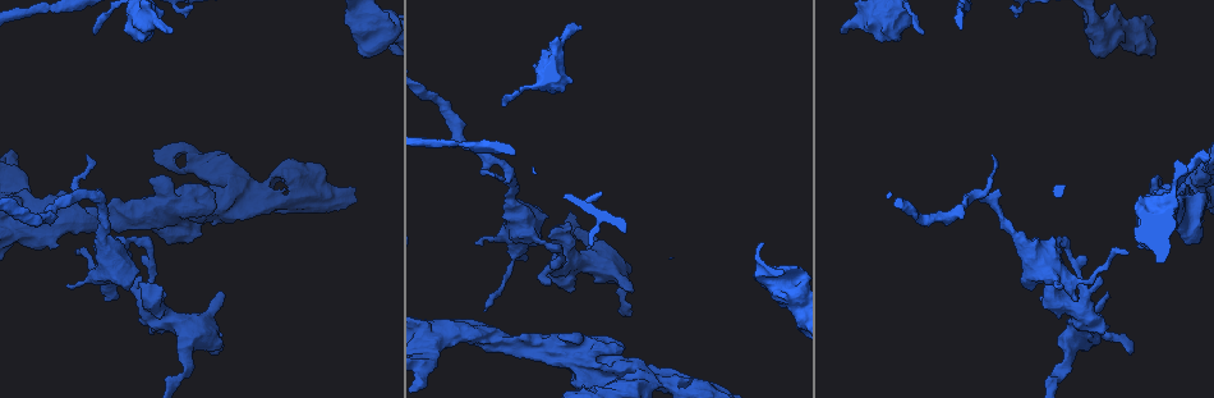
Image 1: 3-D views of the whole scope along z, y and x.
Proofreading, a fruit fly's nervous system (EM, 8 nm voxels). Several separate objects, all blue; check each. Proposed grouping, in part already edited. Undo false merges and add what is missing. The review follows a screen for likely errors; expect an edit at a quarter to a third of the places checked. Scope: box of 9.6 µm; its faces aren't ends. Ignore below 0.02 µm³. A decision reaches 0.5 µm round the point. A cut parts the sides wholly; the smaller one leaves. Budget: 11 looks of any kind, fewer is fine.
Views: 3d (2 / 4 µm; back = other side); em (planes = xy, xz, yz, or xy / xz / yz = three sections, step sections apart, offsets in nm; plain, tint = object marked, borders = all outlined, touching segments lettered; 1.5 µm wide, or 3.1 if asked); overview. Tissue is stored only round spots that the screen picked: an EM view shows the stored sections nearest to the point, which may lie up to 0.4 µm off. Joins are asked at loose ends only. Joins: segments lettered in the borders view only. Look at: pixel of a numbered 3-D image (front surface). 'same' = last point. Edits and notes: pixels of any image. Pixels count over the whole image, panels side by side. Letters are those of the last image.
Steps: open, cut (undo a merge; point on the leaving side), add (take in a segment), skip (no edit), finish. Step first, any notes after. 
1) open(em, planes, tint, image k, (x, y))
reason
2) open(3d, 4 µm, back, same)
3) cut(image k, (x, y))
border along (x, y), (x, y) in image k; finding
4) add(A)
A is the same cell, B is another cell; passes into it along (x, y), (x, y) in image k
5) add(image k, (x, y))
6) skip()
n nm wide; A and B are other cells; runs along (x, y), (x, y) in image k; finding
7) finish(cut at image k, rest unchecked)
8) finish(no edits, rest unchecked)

open(em, planes, plain, image 1, (582, 27))
an open end

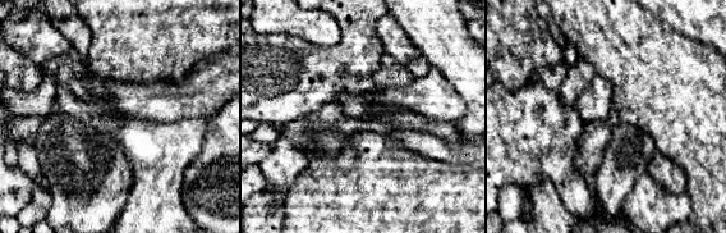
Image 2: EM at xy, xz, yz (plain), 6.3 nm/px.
open(em, planes, borders, same)
see the neighbours

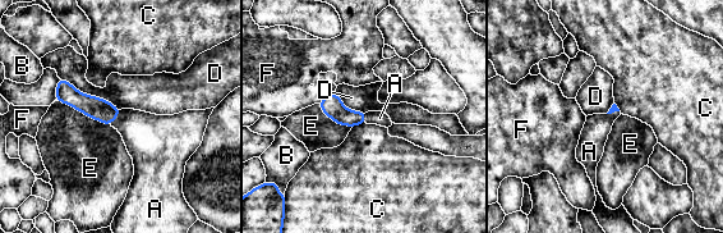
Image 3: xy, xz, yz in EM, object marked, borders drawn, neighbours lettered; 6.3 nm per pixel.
add(A)
A is the same cell, B, C, D, E and F are other cells; passes into it along (96, 108), (115, 117), (148, 137) in image 3; the neuron continues

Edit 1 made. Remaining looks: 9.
open(em, xz, step 8, borders, image 1, (94, 31))
branch stops here

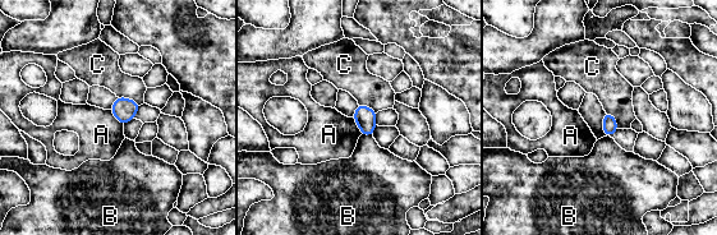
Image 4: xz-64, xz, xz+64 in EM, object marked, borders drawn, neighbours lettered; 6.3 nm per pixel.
open(em, planes, borders, same)
cut it another way

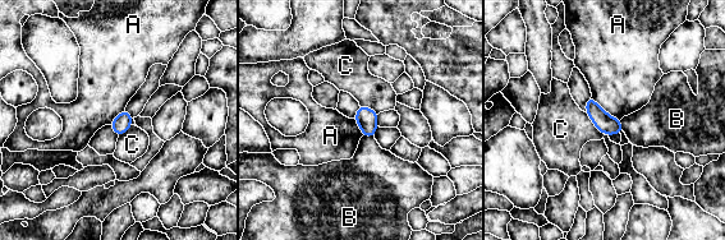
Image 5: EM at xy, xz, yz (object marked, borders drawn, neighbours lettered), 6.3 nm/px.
skip()
A, B and C are other cells; border along (591, 96), (601, 107), (619, 120) in image 5; none of them fits

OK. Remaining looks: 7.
open(em, xz, step 8, borders, image 1, (201, 234))

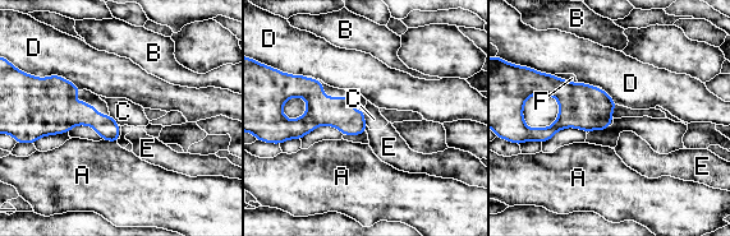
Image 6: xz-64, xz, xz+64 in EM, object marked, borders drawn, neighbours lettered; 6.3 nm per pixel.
open(em, planes, borders, same)
another direction

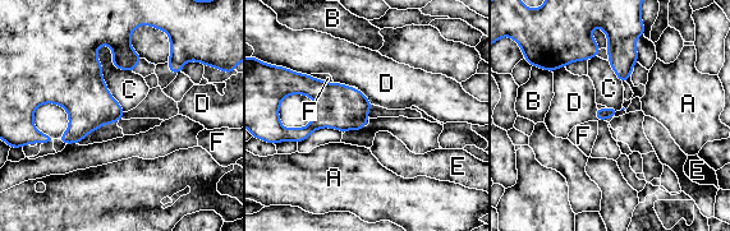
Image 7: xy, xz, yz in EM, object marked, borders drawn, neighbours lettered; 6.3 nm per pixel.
skip()
A, B, C, D, E and F are other cells; border along (101, 44), (97, 60), (109, 91) in image 7; none of them fits

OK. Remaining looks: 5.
open(3d, 2 µm, image 1, (225, 297))
free end

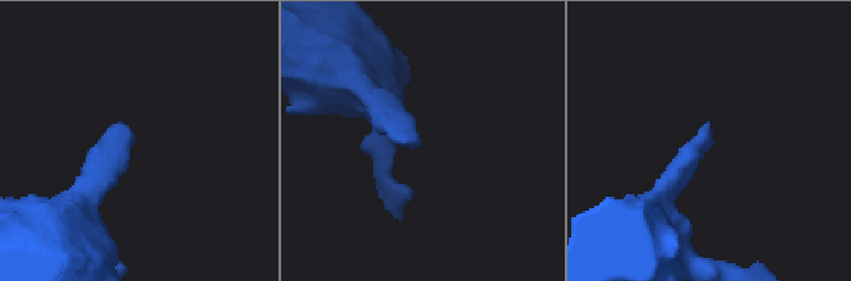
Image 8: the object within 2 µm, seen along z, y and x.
open(em, planes, borders, image 8, (131, 140))

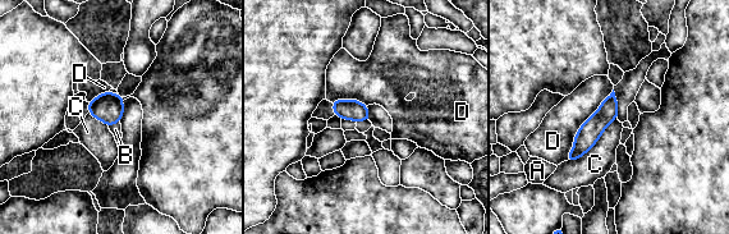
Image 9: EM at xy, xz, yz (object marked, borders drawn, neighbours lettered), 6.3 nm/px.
skip()
A, B, C and D are other cells; none of them fits

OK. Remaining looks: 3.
finish(add at image 3, rest unchecked)

